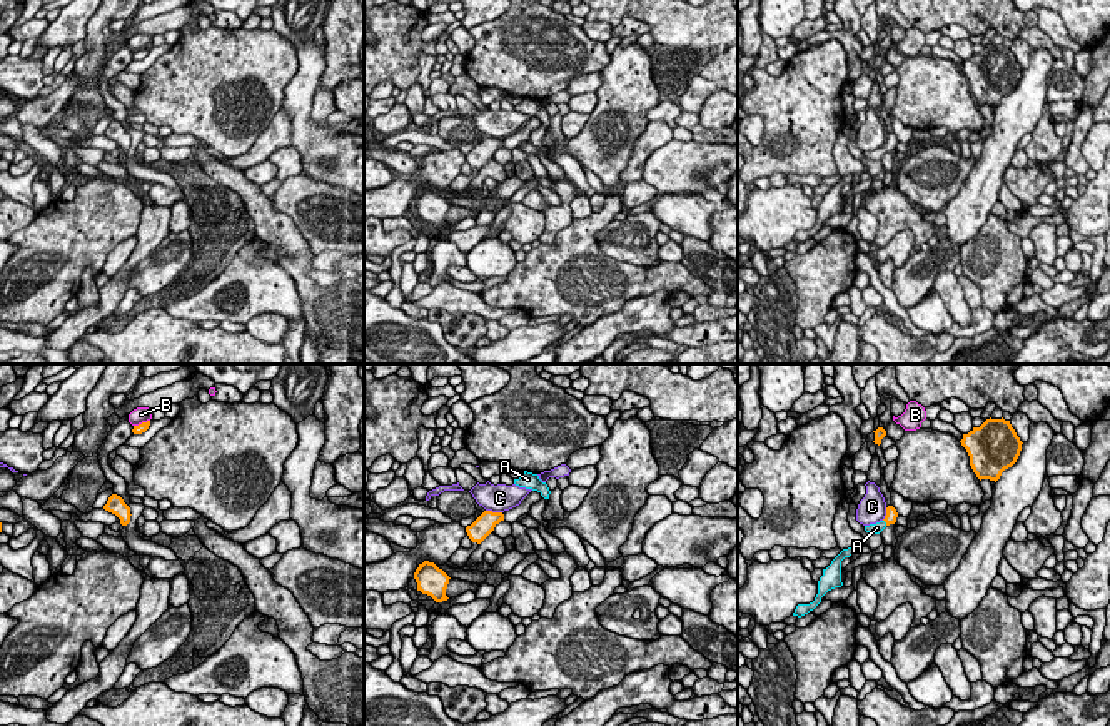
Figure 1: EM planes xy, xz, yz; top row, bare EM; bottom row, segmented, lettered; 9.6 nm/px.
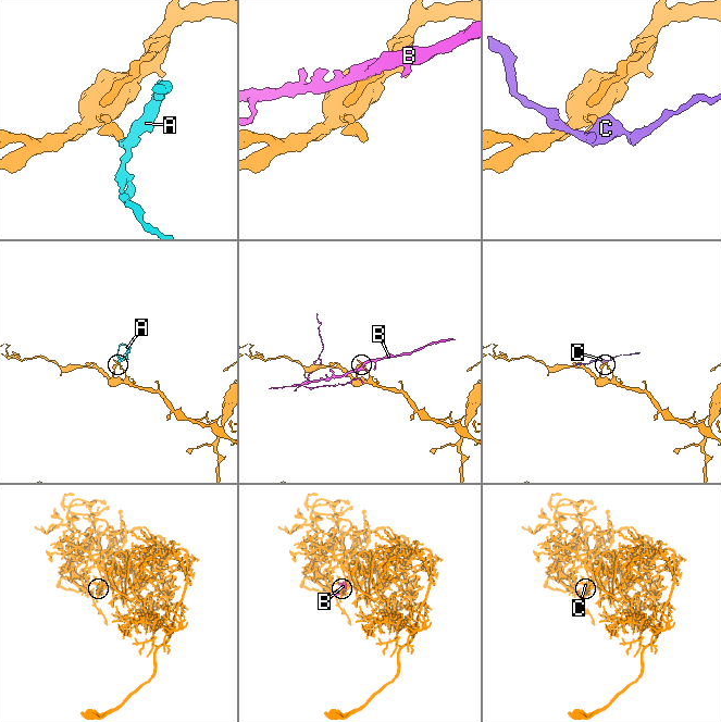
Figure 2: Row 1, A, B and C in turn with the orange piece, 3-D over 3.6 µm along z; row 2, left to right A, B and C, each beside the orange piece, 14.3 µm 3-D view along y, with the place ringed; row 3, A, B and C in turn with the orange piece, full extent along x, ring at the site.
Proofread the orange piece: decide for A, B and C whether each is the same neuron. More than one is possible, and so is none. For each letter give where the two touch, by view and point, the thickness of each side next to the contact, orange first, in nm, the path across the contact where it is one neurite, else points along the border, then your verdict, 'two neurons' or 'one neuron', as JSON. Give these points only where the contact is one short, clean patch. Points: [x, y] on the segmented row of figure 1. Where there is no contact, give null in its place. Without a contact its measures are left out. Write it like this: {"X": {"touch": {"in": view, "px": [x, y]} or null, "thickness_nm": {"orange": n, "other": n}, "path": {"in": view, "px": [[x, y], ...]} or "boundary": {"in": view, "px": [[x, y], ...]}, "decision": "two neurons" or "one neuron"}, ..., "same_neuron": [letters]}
{"A": {"touch": {"in": "yz", "px": [885, 521]}, "thickness_nm": {"orange": 120, "other": 100}, "path": {"in": "yz", "px": [[892, 514], [885, 521], [877, 528]]}, "decision": "one neuron"}, "B": {"touch": {"in": "xy", "px": [142, 423]}, "thickness_nm": {"orange": 100, "other": 160}, "decision": "two neurons"}, "C": {"touch": {"in": "xz", "px": [494, 513]}, "thickness_nm": {"orange": 200, "other": 260}, "boundary": {"in": "xz", "px": [[486, 509], [501, 513]]}, "decision": "two neurons"}, "same_neuron": ["A"]}

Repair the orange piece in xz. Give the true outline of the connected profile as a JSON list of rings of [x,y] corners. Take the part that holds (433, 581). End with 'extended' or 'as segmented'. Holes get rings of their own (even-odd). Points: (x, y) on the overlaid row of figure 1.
[[[424,561],[414,572],[417,591],[431,596],[436,602],[447,601],[446,589],[449,576],[439,569],[434,562]]]; as segmented

